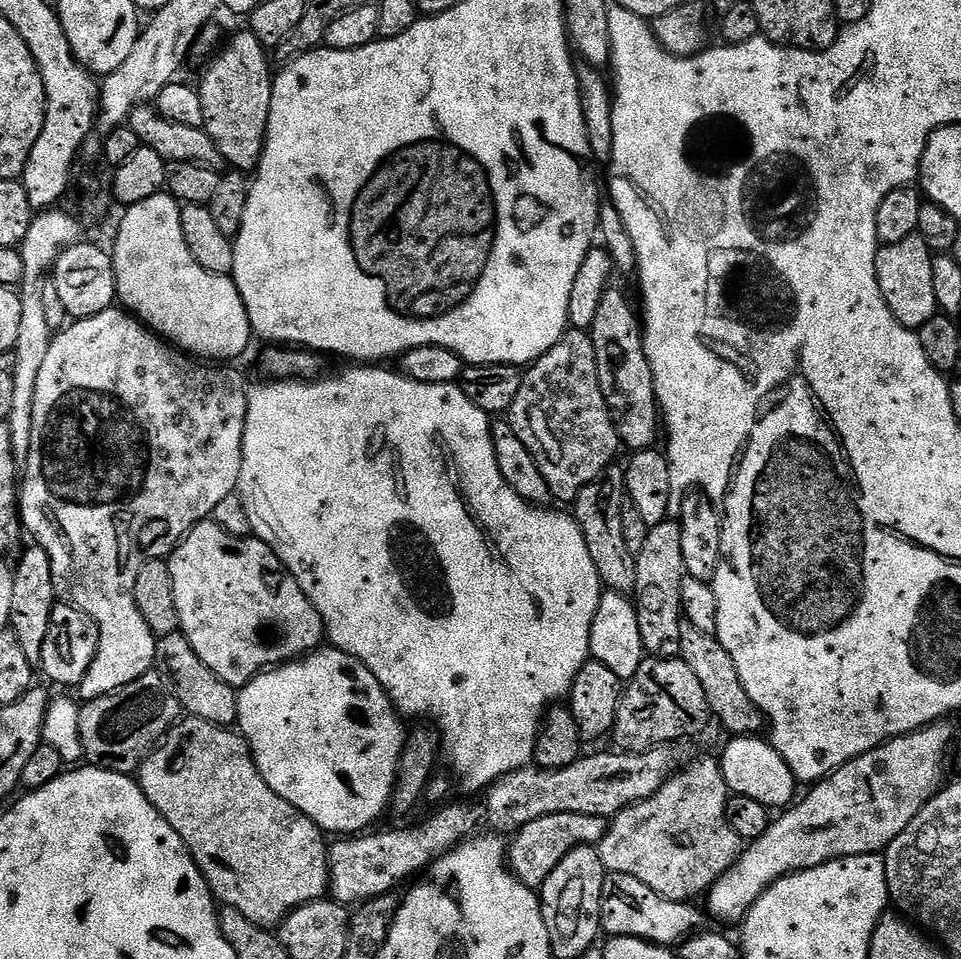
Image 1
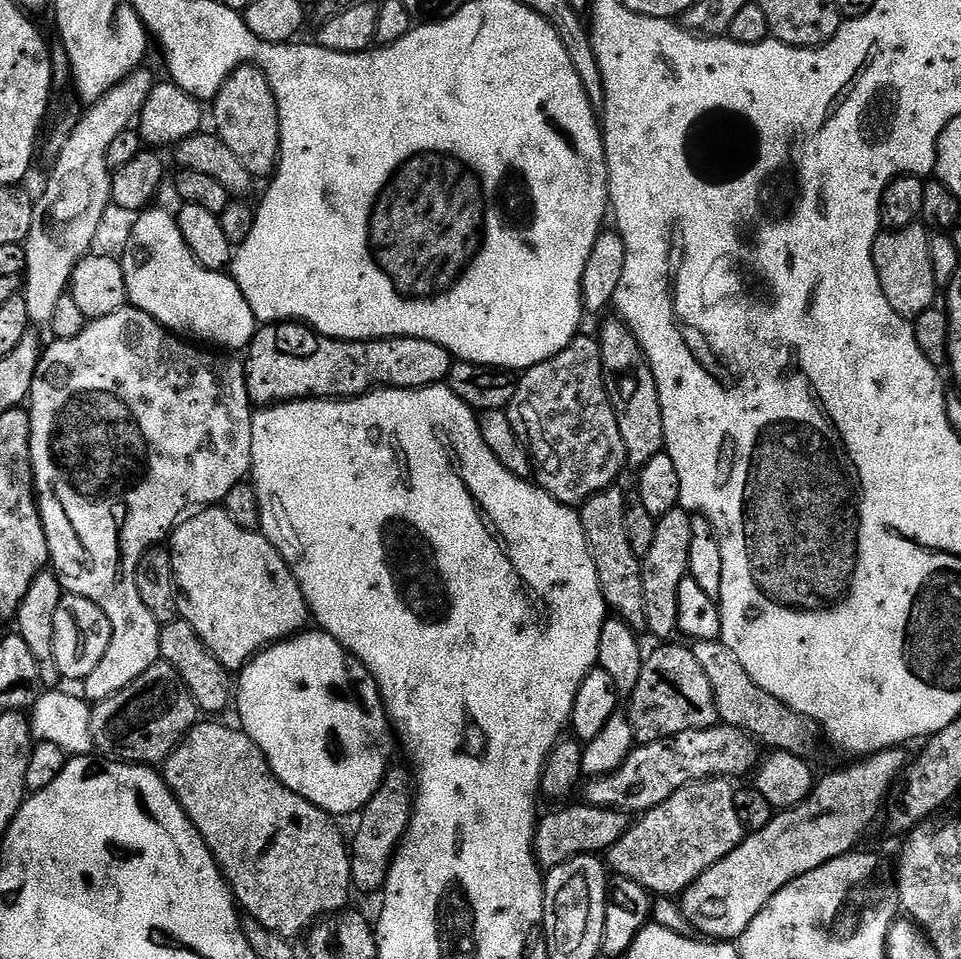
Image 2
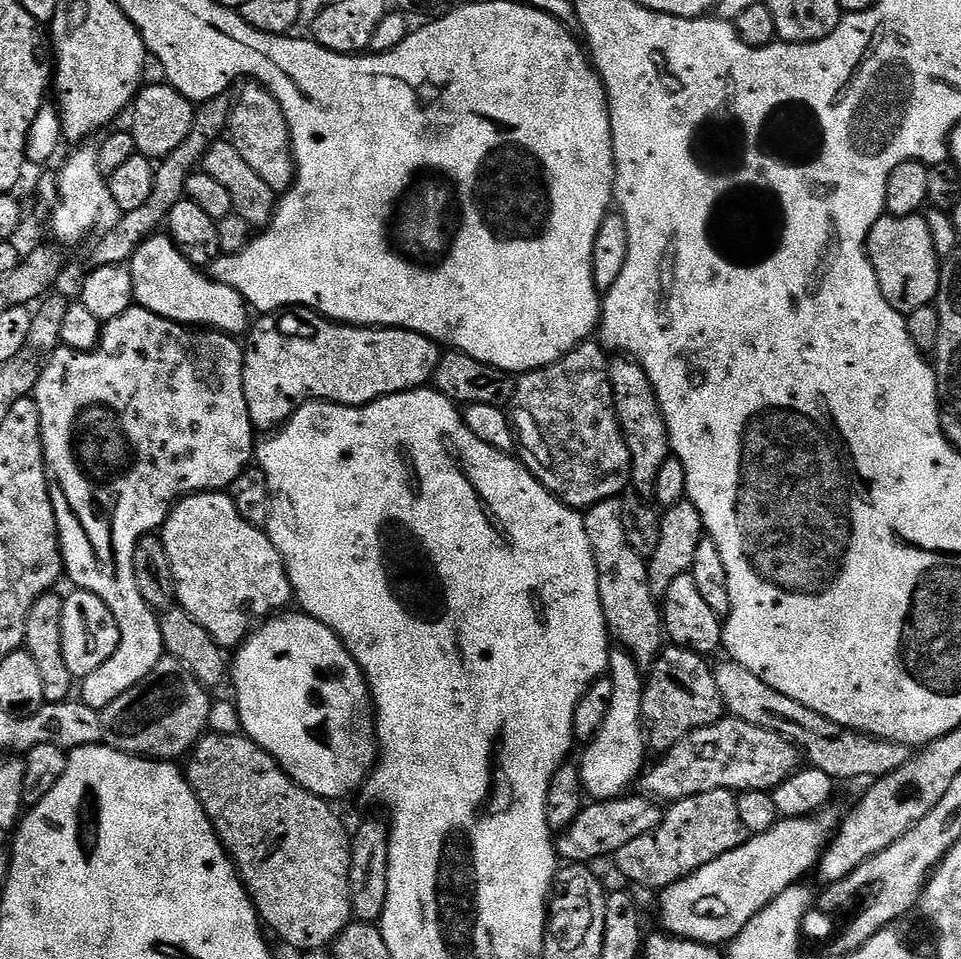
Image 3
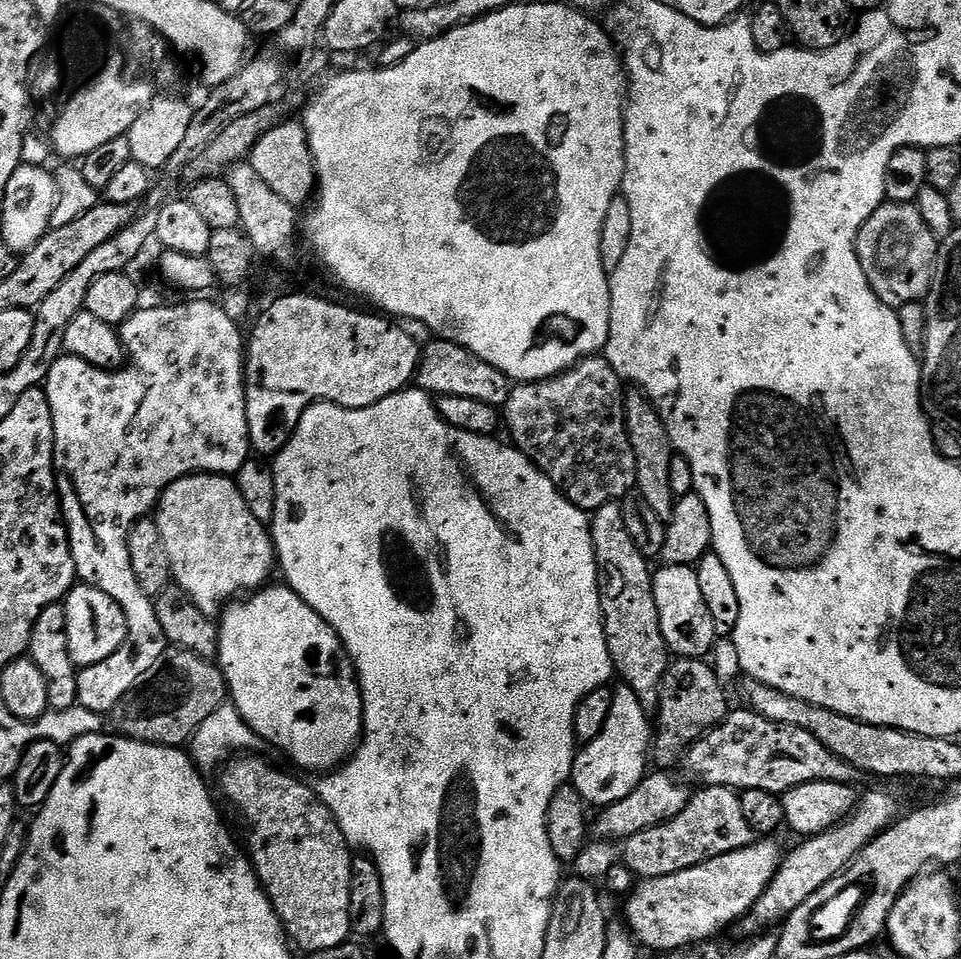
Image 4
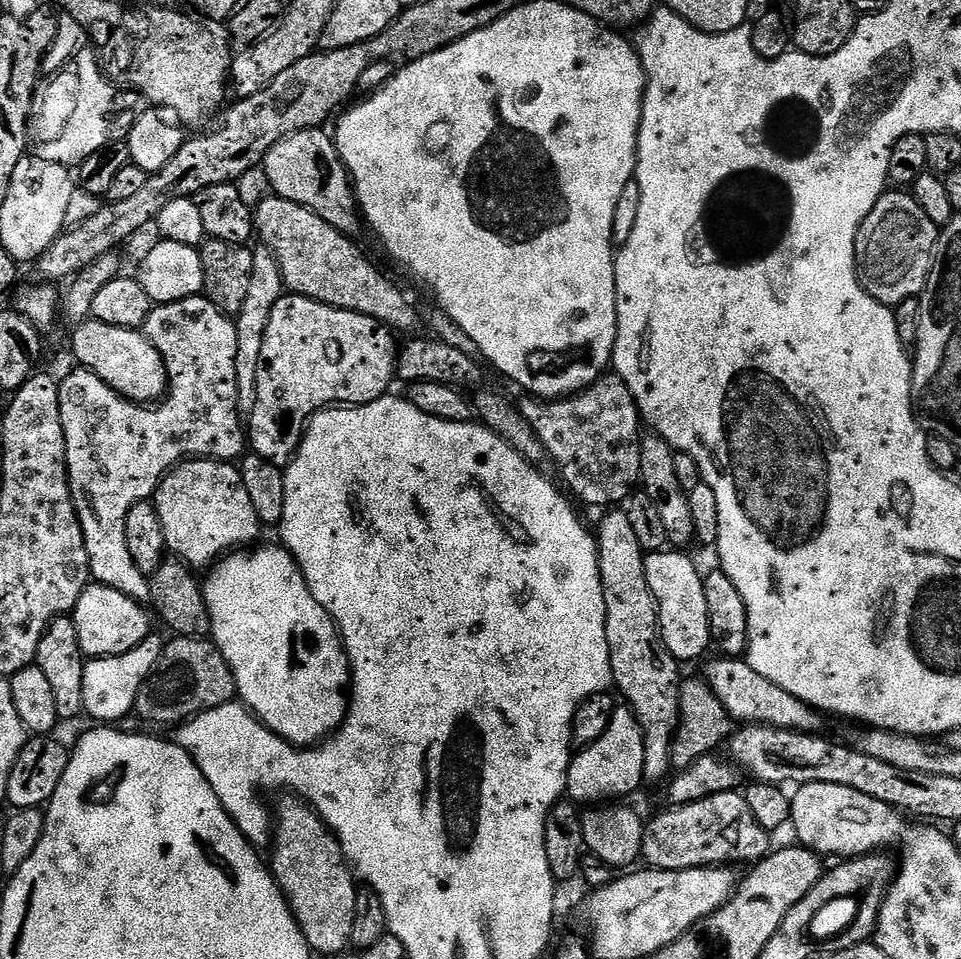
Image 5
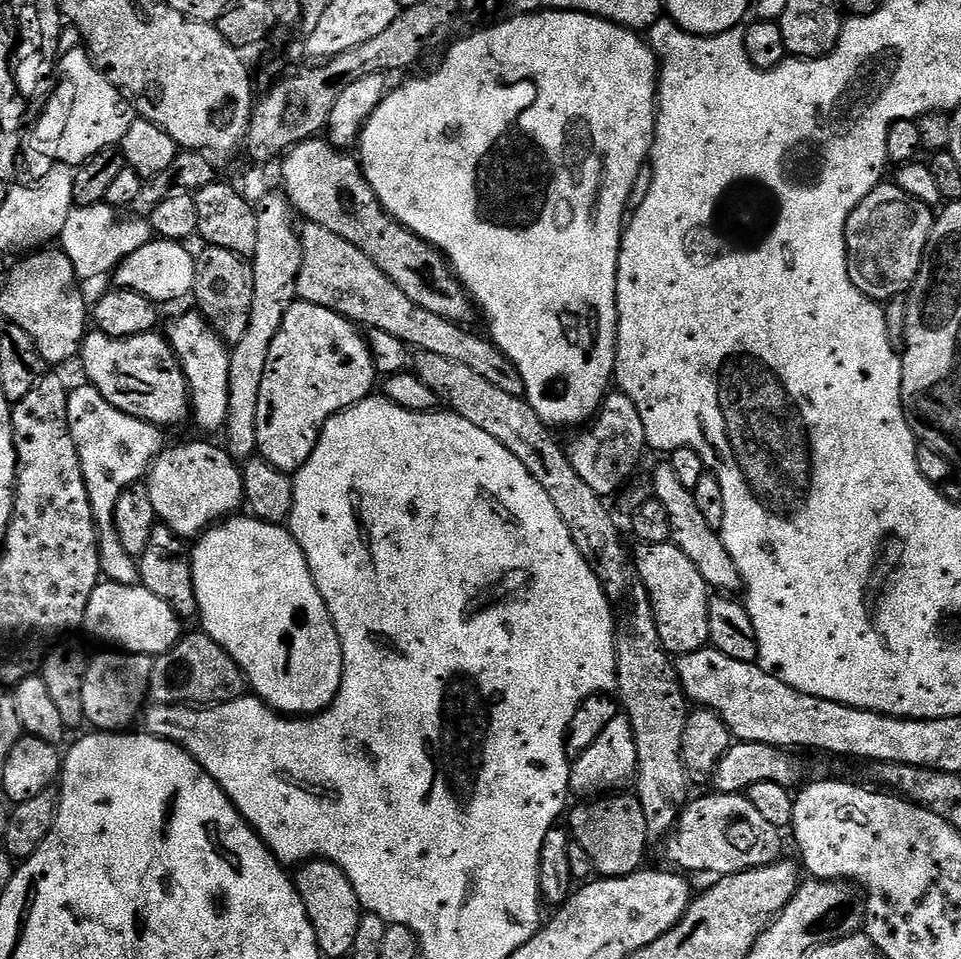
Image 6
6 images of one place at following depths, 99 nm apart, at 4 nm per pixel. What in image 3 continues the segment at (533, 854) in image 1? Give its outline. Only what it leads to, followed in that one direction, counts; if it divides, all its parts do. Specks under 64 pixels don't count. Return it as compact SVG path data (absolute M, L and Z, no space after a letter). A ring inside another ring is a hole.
M625 794L616 800L597 800L585 803L583 810L570 822L570 826L559 833L555 841L559 859L573 864L588 864L592 860L600 860L603 856L615 857L626 842L634 842L634 838L642 838L642 834L650 834L662 822L665 809L652 797L643 794Z

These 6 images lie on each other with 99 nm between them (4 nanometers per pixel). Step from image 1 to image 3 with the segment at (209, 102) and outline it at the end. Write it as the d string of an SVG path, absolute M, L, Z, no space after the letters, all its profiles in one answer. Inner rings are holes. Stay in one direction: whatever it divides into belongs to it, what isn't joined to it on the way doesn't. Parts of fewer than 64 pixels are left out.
M255 82L240 92L240 97L234 100L228 114L227 135L230 143L246 158L246 163L270 190L283 194L291 188L296 180L296 159L292 156L292 139L286 118L282 114L282 106L273 98L271 91Z

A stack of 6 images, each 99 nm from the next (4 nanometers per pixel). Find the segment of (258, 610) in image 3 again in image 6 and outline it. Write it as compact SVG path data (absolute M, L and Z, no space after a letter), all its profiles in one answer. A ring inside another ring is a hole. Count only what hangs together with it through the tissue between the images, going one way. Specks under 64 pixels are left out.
M192 440L189 444L165 447L152 461L146 477L150 502L154 502L156 519L181 538L199 537L213 524L235 516L241 511L244 499L244 473L232 459L227 447Z

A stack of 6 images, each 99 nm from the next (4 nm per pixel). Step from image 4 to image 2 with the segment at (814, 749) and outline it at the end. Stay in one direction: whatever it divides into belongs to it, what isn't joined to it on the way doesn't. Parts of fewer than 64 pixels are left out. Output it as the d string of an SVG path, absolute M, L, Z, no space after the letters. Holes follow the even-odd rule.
M723 722L717 723L715 728L686 730L665 740L633 747L618 770L605 776L591 777L583 785L583 799L596 808L615 808L617 812L625 814L643 814L666 802L666 798L687 784L755 773L762 760L760 751L762 748L756 737Z

